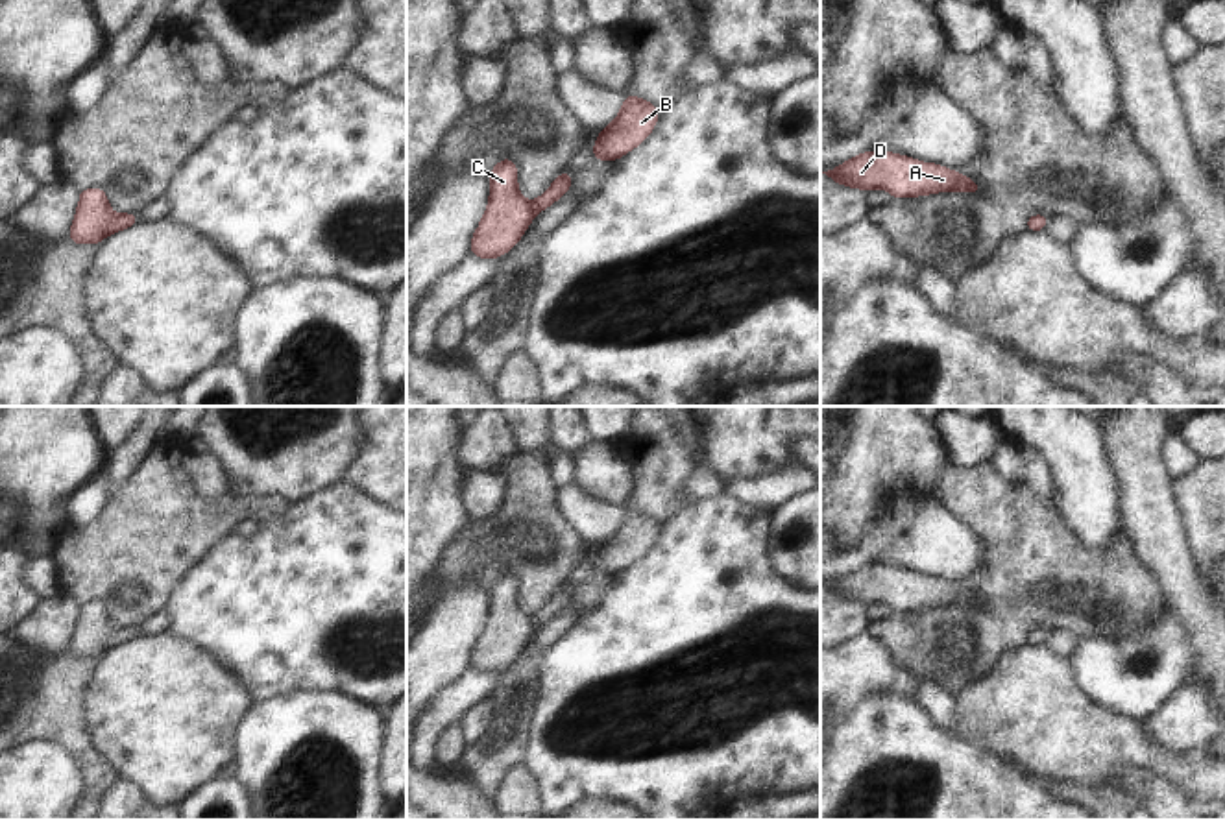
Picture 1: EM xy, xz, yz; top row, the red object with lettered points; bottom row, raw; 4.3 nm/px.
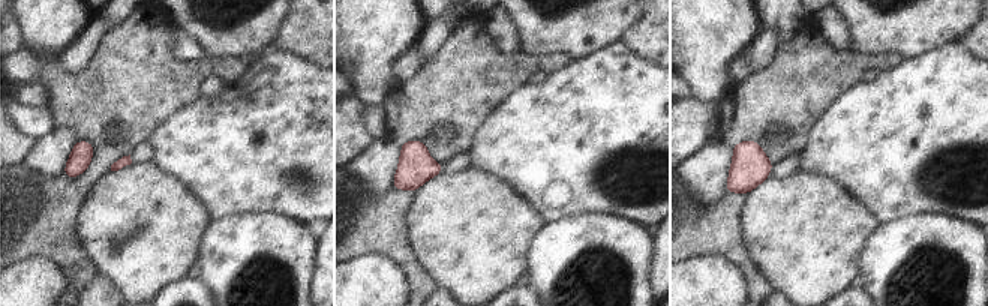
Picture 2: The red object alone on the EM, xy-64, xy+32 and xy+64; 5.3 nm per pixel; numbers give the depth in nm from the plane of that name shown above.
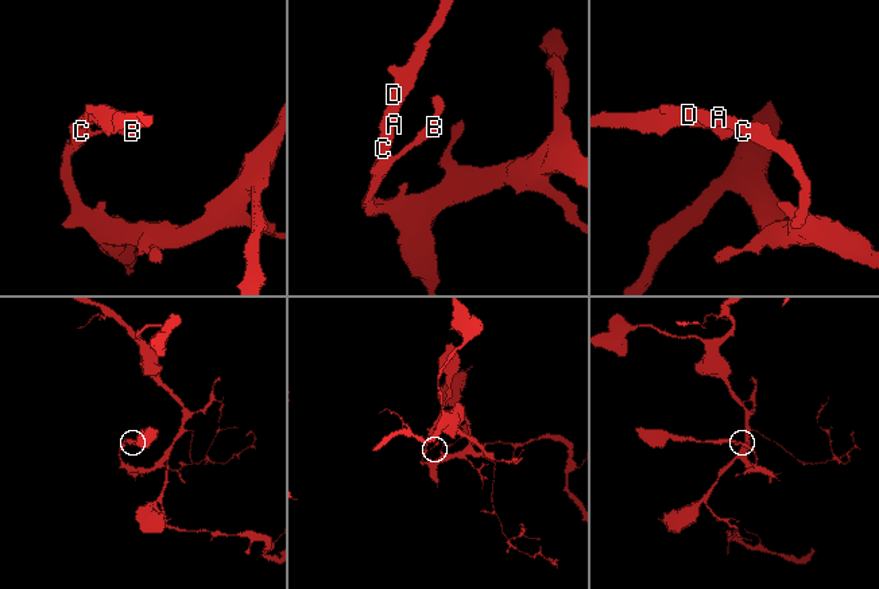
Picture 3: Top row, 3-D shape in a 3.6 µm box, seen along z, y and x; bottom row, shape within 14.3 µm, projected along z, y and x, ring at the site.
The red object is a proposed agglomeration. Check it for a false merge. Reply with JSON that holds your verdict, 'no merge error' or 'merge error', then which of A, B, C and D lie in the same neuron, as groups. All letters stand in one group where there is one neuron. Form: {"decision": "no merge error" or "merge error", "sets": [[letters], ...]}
{"decision": "no merge error", "sets": [["A", "B", "C", "D"]]}

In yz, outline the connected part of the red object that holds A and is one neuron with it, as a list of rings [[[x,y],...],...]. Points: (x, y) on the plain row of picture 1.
[[[863,565],[841,580],[820,587],[826,587],[839,598],[865,606],[885,602],[894,613],[929,609],[935,606],[981,606],[977,595],[952,585],[948,580],[920,576],[909,569],[892,565]]]

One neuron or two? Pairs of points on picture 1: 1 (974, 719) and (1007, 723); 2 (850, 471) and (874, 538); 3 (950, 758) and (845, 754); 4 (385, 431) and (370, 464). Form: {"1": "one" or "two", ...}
{"1": "one", "2": "two", "3": "one", "4": "one"}

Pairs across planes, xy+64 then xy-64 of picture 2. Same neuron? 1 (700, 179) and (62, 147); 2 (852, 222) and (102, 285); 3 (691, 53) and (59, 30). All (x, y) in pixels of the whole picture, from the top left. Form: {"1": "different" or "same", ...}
{"1": "same", "2": "different", "3": "same"}

